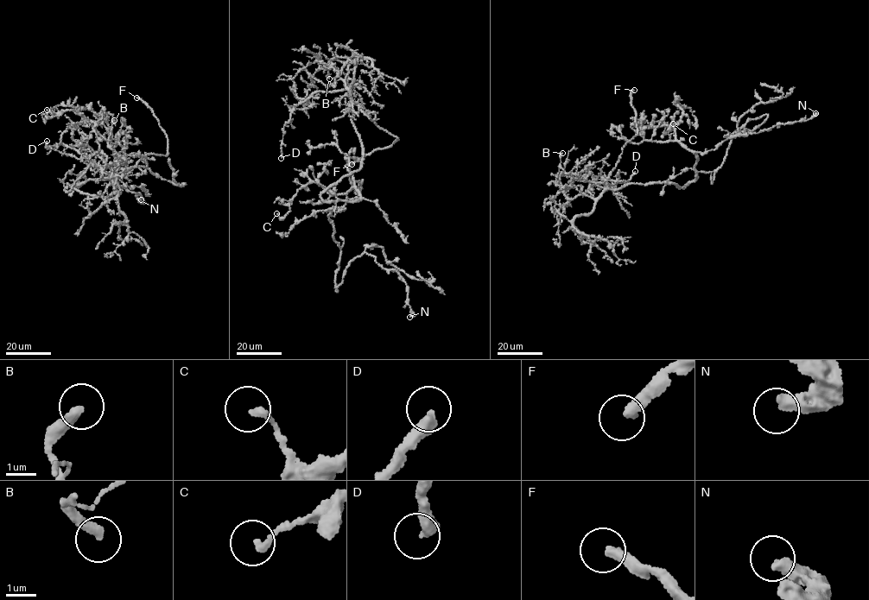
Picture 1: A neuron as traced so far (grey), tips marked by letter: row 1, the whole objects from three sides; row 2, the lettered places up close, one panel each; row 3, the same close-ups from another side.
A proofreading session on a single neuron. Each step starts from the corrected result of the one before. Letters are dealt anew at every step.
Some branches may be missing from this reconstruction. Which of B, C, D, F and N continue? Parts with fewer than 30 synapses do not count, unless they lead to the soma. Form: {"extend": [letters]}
{"extend": ["F"]}

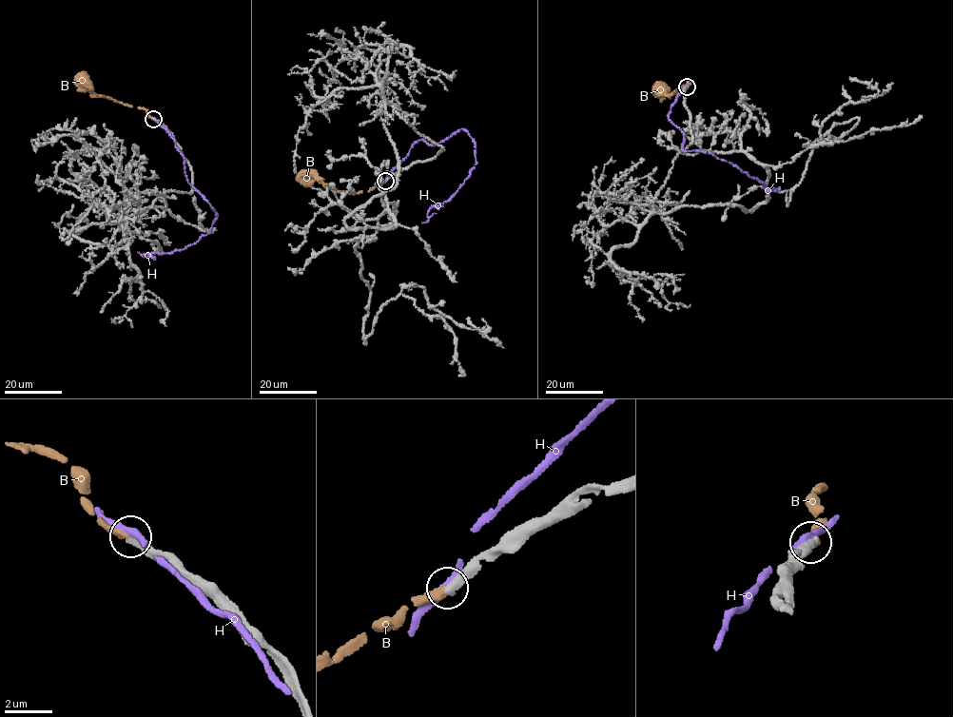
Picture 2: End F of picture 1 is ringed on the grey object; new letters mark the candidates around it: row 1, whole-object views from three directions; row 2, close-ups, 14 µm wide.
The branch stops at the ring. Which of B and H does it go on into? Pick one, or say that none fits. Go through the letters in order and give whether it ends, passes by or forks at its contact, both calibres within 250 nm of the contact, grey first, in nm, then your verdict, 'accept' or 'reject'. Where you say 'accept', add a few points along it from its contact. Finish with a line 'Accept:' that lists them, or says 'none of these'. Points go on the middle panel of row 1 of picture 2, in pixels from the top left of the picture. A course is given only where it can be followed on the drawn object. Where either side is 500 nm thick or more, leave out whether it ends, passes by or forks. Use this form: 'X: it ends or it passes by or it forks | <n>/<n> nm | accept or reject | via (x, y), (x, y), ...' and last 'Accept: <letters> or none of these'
B: it ends | 400/280 nm | accept | via (385, 181), (368, 191), (344, 192), (303, 178)
H: it ends | 480/420 nm | reject
Accept: B

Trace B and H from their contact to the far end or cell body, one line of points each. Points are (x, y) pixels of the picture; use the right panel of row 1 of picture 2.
B: (688, 86), (690, 80), (671, 94), (660, 92)
H: (687, 87), (668, 116), (680, 129), (682, 149), (712, 153), (757, 178), (768, 190), (779, 187)

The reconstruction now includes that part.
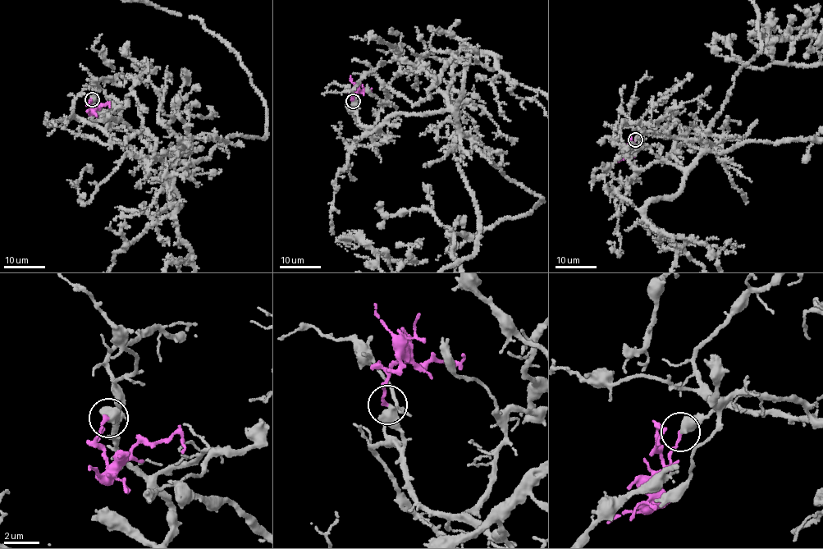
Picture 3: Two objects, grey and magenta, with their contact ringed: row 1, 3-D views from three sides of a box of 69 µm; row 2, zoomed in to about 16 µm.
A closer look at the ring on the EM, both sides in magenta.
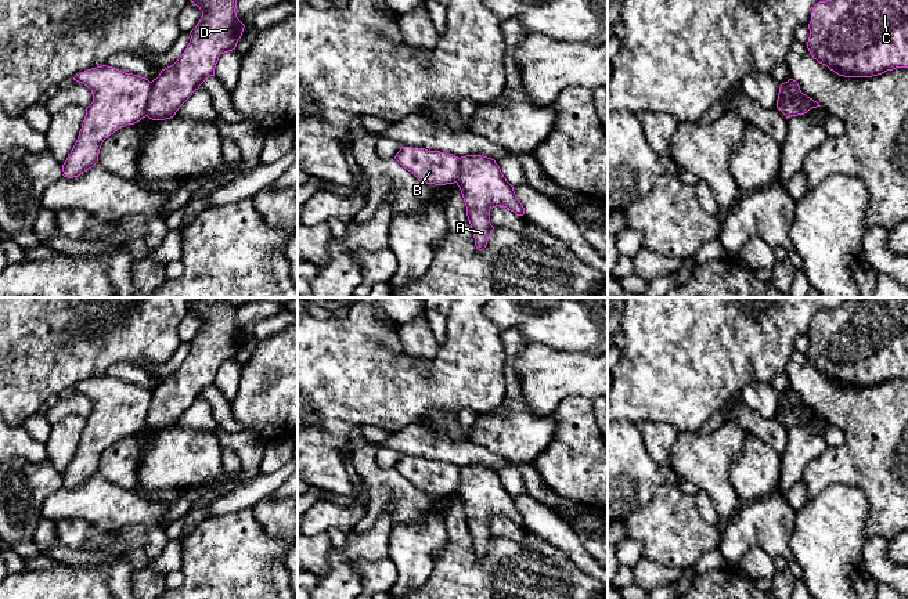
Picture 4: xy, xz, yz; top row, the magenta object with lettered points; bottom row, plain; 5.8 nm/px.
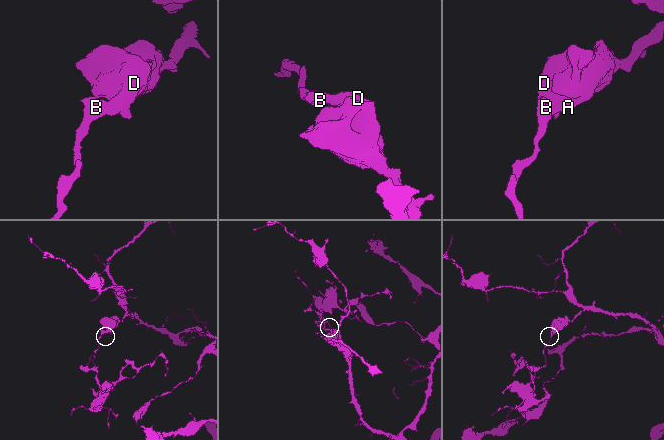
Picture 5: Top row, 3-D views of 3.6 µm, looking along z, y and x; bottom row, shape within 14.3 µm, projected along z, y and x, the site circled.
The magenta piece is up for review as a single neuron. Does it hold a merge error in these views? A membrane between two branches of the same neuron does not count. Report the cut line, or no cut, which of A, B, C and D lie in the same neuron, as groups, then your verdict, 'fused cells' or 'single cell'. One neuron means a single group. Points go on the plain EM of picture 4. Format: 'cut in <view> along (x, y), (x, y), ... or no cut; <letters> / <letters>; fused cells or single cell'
cut in xy along (151, 392), (151, 404), (144, 425); A C D / B; fused cells

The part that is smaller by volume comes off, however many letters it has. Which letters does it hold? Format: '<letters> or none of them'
B

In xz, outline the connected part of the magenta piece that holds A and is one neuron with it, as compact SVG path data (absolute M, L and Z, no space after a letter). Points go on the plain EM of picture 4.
M483 465L461 466L457 495L466 516L466 526L478 560L486 557L494 540L490 533L490 520L493 517L507 517L516 526L525 524L525 517L516 508L514 497L491 468Z

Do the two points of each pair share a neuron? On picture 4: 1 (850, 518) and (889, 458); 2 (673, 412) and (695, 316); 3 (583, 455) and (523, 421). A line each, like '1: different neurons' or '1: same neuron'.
1: different neurons
2: same neuron
3: different neurons

